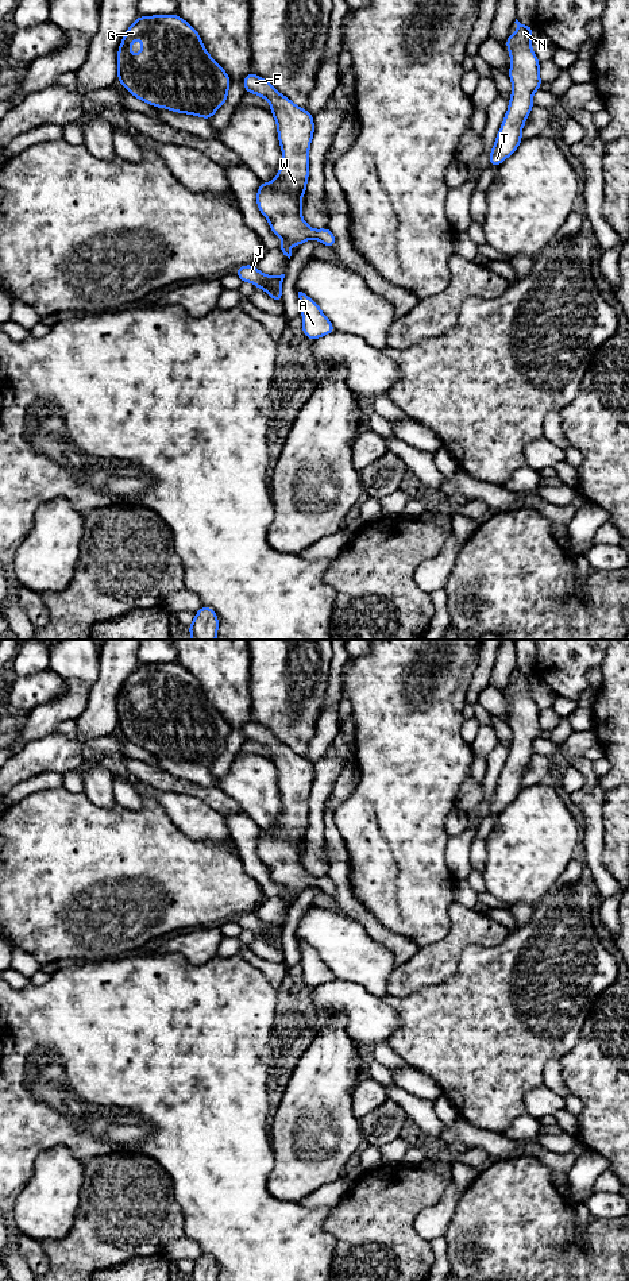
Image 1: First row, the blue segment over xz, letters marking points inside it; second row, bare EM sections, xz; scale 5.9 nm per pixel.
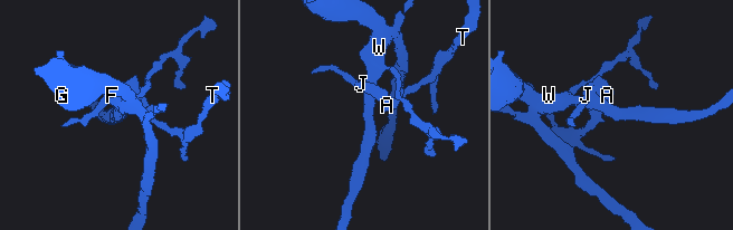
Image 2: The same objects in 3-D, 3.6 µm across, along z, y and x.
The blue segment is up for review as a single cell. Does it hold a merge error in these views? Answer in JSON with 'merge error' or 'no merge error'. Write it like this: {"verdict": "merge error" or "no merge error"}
{"verdict": "merge error"}

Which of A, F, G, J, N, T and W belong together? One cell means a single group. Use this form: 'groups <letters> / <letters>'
groups A J N T / F G W

